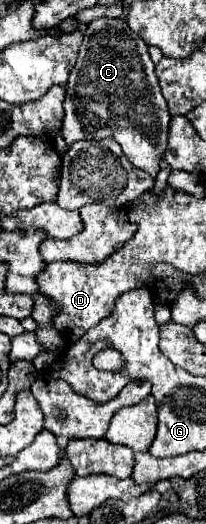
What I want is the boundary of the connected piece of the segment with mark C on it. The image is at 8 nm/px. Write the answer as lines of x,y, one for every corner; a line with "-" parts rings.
98,18
90,22
84,32
84,40
80,46
78,62
70,72
66,84
66,100
64,100
64,122
62,122
62,136
70,146
76,140
104,140
114,138
120,146
124,156
130,160
132,166
148,172
152,178
158,176
164,152
168,146
168,130
170,130
170,110
166,100
160,92
158,78
154,74
154,62
150,60
148,46
134,34
128,24
120,18

